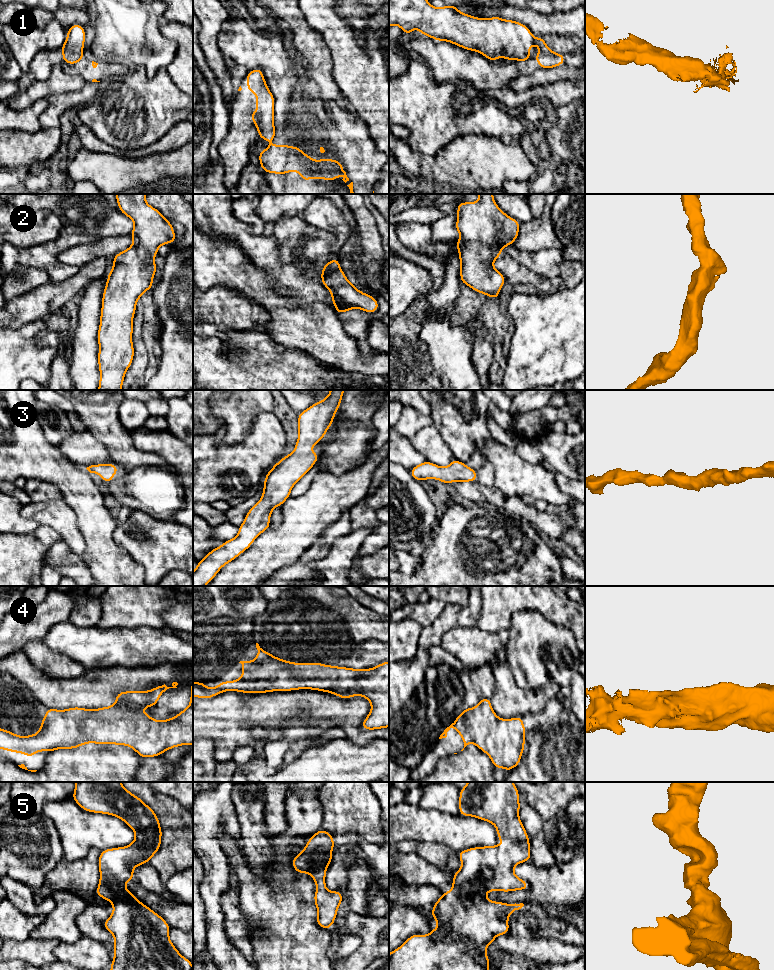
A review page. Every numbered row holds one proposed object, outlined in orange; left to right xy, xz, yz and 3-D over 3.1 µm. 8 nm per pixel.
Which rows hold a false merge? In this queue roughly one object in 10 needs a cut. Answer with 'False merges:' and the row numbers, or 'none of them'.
False merges: 1

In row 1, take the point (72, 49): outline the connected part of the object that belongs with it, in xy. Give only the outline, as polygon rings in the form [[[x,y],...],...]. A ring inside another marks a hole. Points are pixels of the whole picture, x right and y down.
[[[74,24],[67,29],[67,37],[62,44],[62,60],[69,65],[74,65],[83,56],[85,45],[85,28],[80,24]]]

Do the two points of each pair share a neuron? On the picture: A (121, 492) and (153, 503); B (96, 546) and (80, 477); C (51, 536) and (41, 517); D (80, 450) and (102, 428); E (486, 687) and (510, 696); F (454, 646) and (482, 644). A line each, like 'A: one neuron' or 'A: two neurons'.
A: one neuron
B: one neuron
C: two neurons
D: two neurons
E: two neurons
F: one neuron

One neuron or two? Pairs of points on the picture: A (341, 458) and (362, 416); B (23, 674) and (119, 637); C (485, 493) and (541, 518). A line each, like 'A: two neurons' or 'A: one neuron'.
A: one neuron
B: two neurons
C: one neuron

